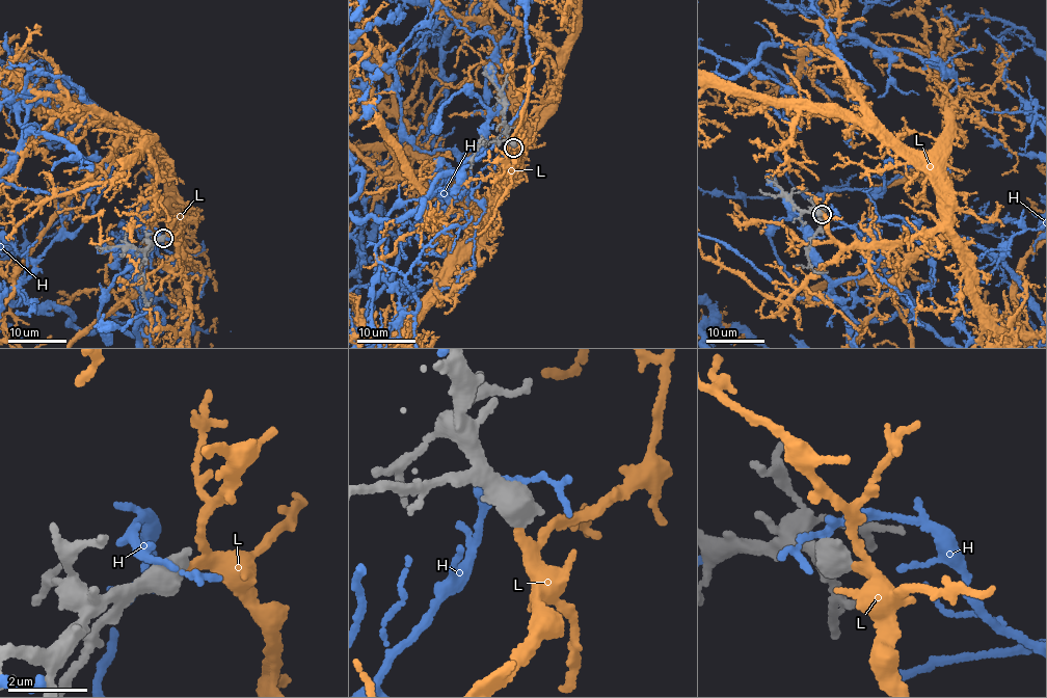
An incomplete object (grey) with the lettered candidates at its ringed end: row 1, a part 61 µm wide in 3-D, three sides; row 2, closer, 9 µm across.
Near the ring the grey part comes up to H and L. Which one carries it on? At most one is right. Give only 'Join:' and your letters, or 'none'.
Join: L

